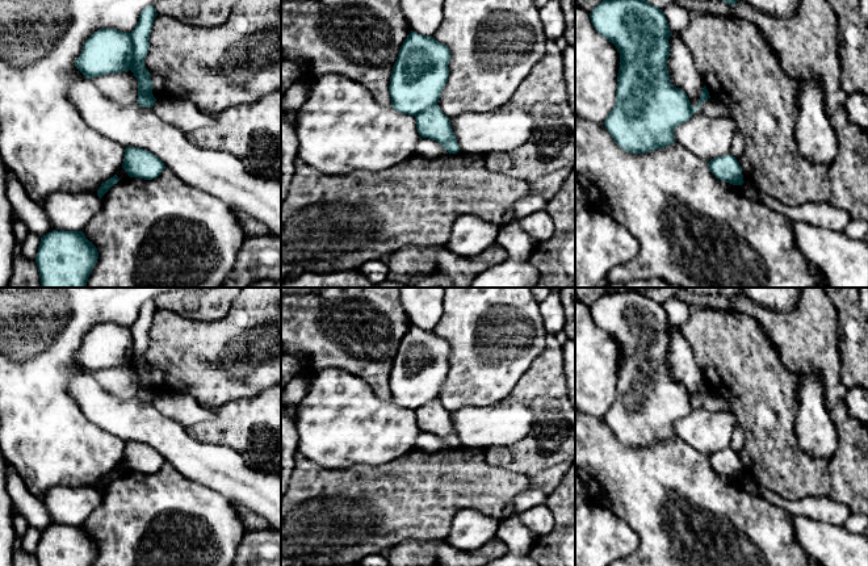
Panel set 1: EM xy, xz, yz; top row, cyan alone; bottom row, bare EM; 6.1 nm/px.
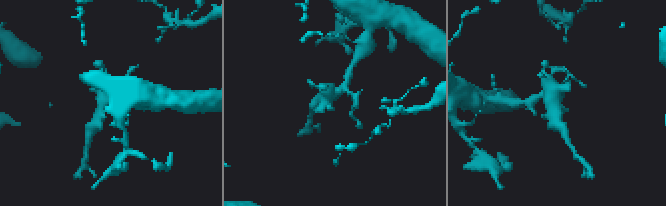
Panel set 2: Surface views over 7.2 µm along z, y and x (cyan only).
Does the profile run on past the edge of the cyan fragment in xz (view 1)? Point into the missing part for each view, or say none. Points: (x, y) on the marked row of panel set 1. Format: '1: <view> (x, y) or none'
1: none

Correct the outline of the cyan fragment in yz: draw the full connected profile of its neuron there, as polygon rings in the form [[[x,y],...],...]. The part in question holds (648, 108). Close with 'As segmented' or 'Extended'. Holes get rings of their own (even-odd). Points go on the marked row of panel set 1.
[[[603,0],[590,18],[596,32],[620,53],[616,104],[603,125],[613,141],[630,154],[651,152],[672,144],[675,127],[687,122],[710,96],[704,85],[699,105],[693,108],[687,93],[671,84],[667,59],[672,32],[663,11],[646,0]]]. As segmented

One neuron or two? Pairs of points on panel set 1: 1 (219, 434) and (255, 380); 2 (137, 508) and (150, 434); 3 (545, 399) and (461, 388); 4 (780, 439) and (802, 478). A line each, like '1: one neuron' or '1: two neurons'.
1: two neurons
2: two neurons
3: two neurons
4: one neuron

